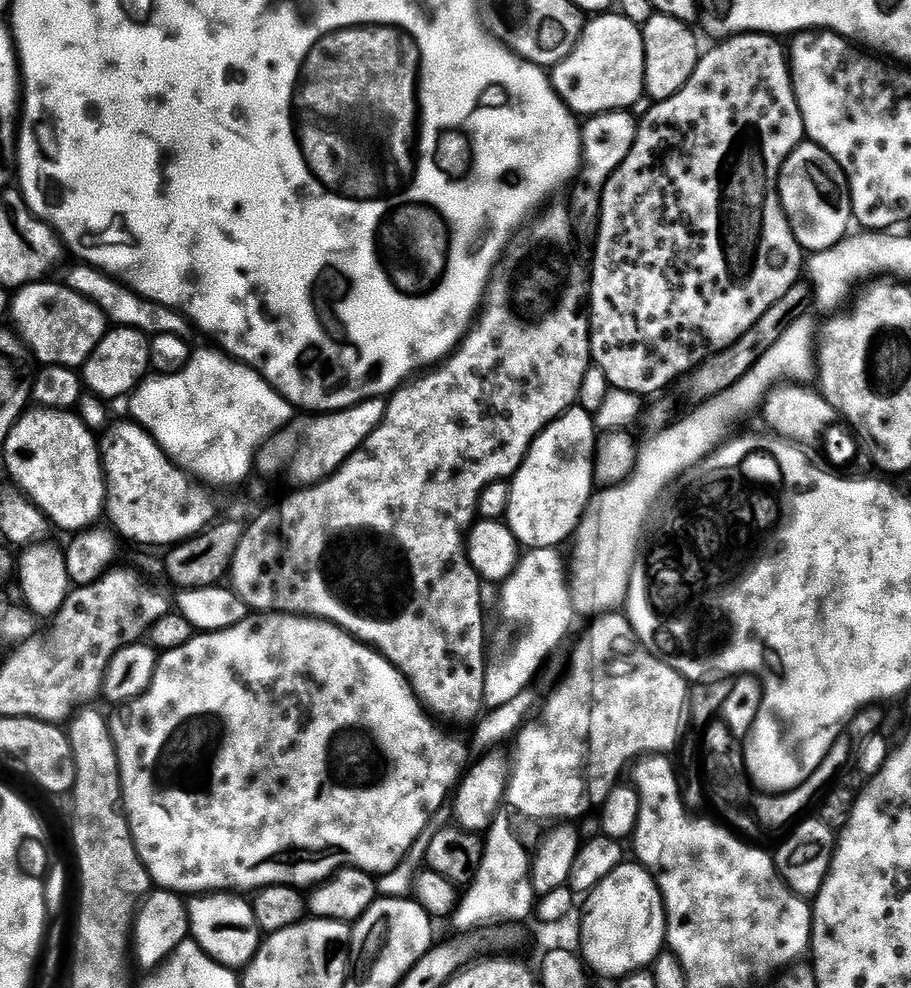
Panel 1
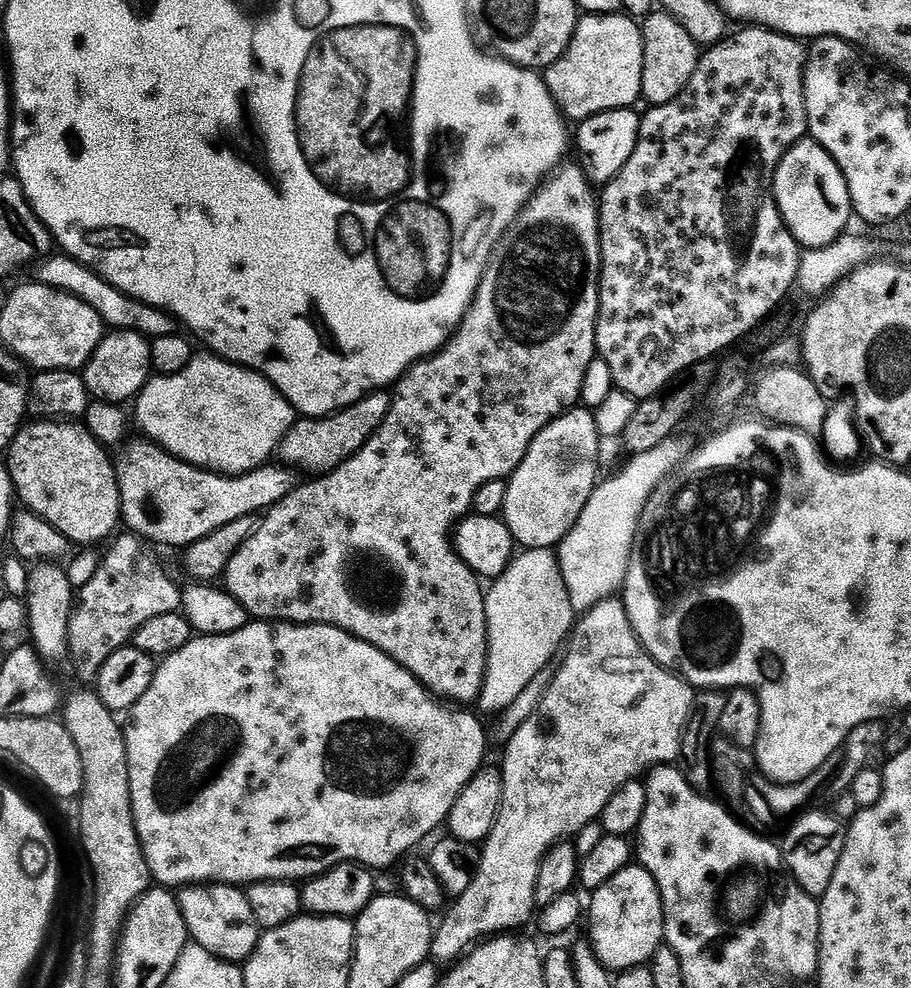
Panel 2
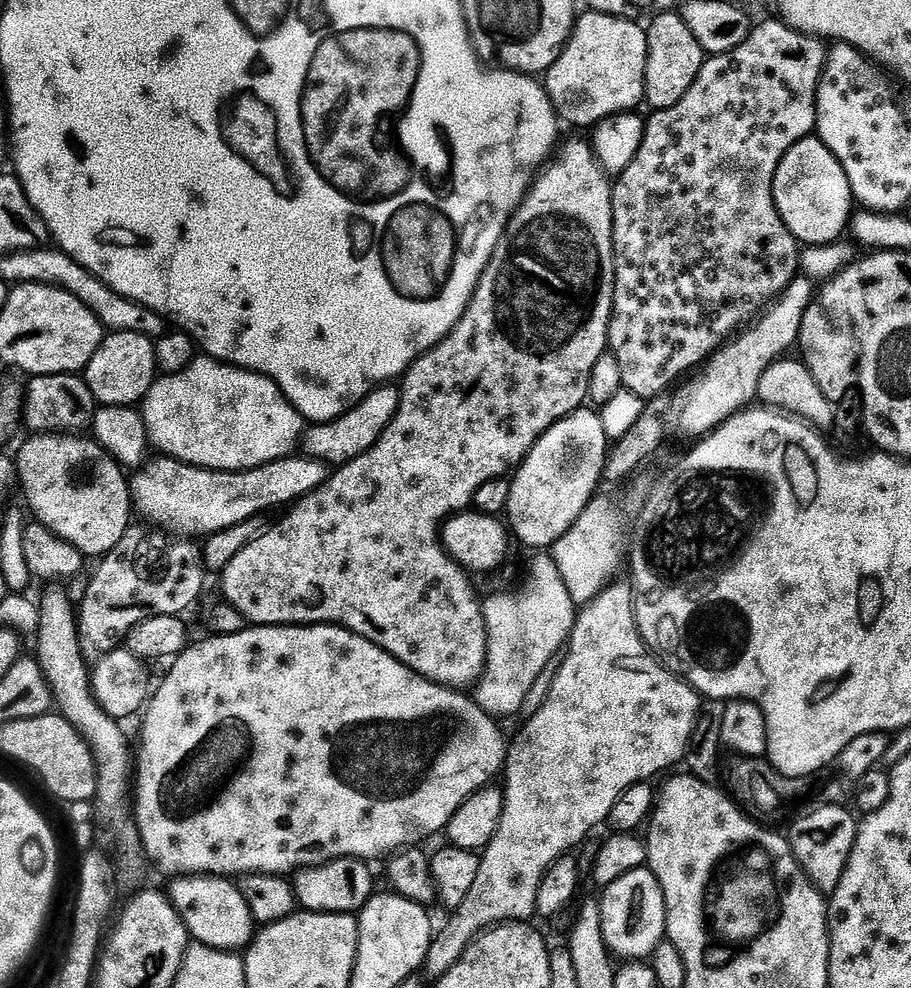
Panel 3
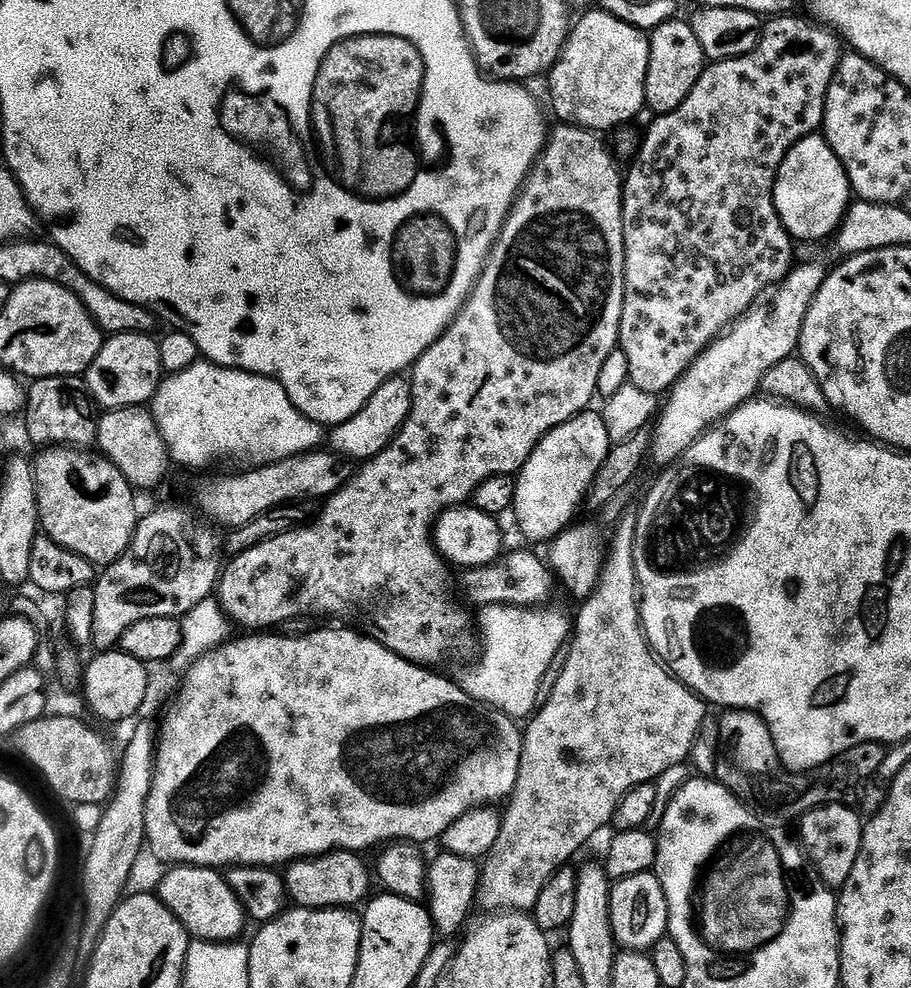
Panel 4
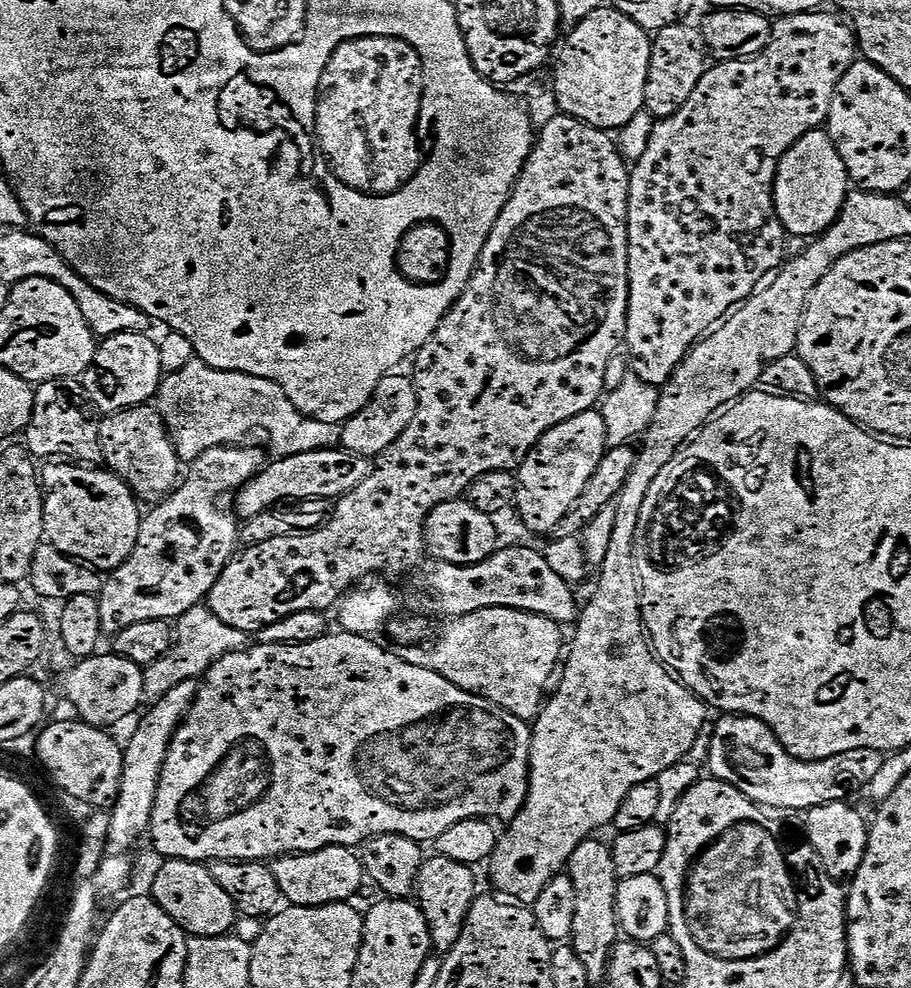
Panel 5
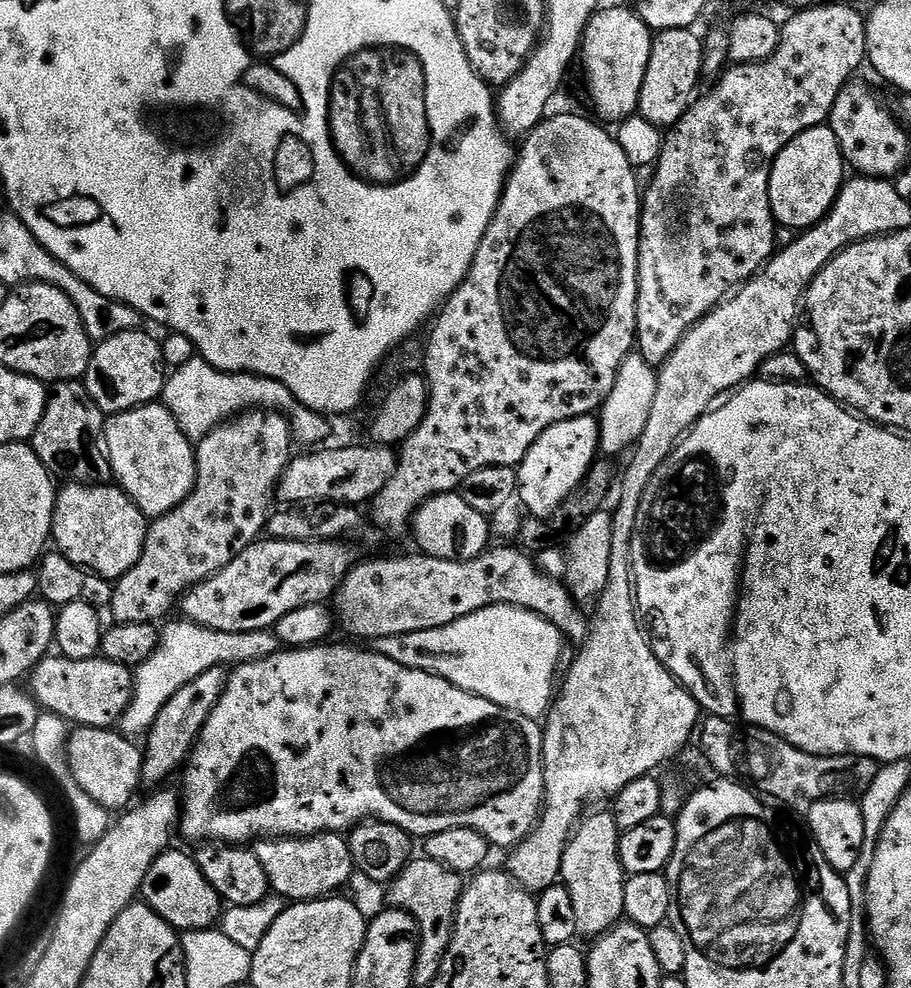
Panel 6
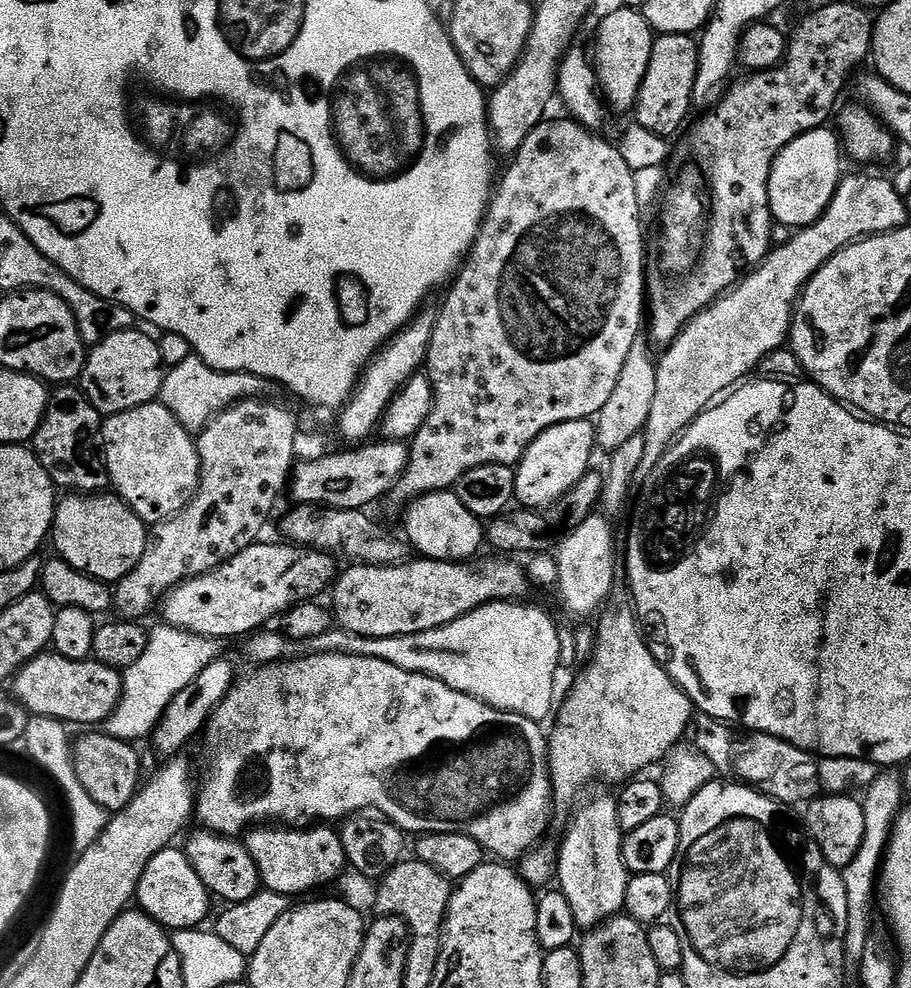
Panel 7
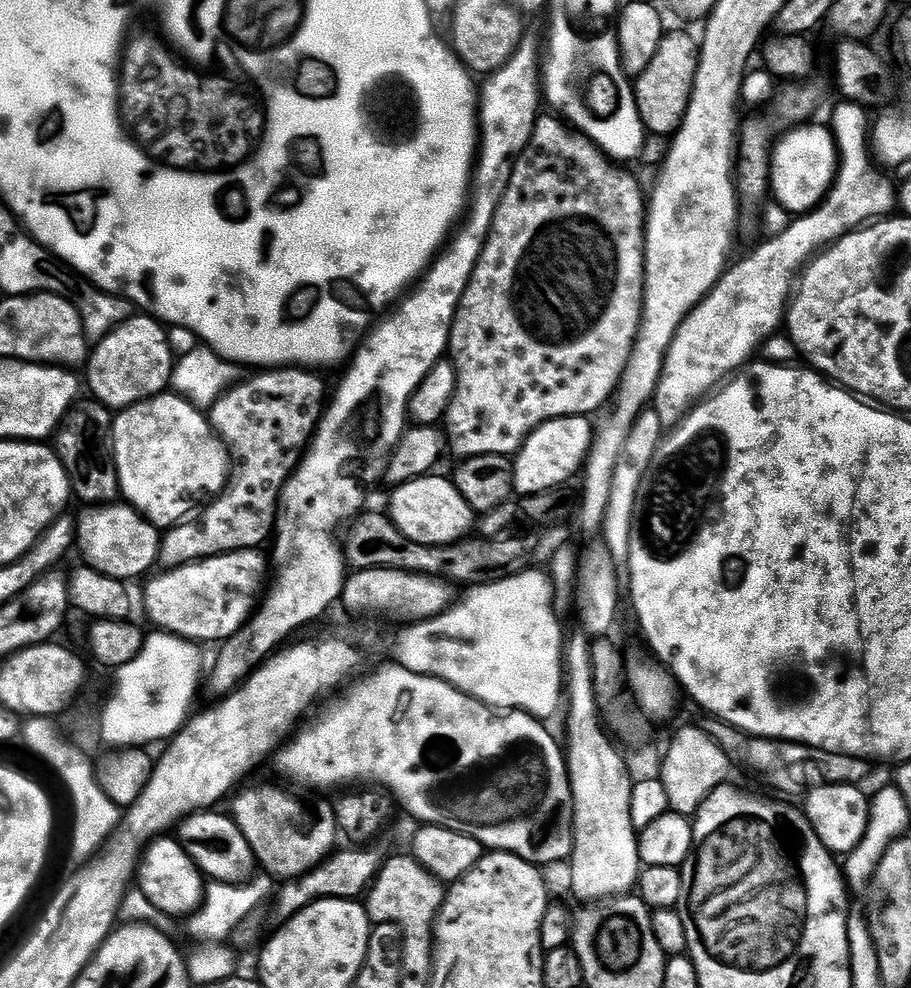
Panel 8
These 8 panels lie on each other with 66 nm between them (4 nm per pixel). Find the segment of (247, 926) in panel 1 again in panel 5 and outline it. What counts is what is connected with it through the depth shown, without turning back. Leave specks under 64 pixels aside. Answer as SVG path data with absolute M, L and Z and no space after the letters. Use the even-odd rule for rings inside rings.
M169 860L156 872L152 880L150 895L174 922L189 937L194 936L226 936L235 929L238 913L234 902L230 902L230 894L214 882L211 867L194 860Z

